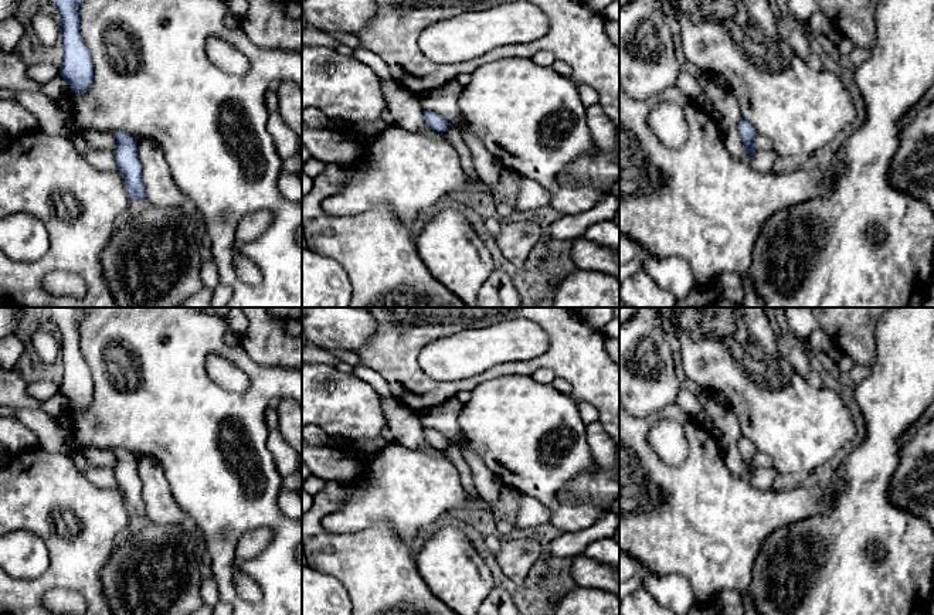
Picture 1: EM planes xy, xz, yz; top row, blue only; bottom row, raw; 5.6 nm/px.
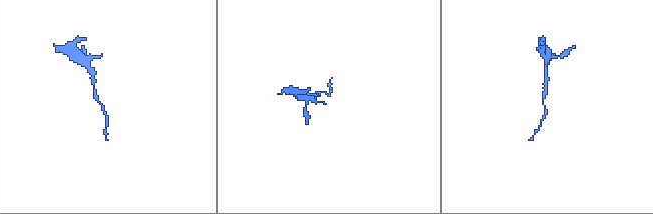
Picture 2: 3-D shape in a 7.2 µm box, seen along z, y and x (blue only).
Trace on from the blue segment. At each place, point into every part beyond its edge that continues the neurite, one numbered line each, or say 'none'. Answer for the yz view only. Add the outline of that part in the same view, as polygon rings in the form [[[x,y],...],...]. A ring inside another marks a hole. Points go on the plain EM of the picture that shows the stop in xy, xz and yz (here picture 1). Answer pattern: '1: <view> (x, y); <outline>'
none

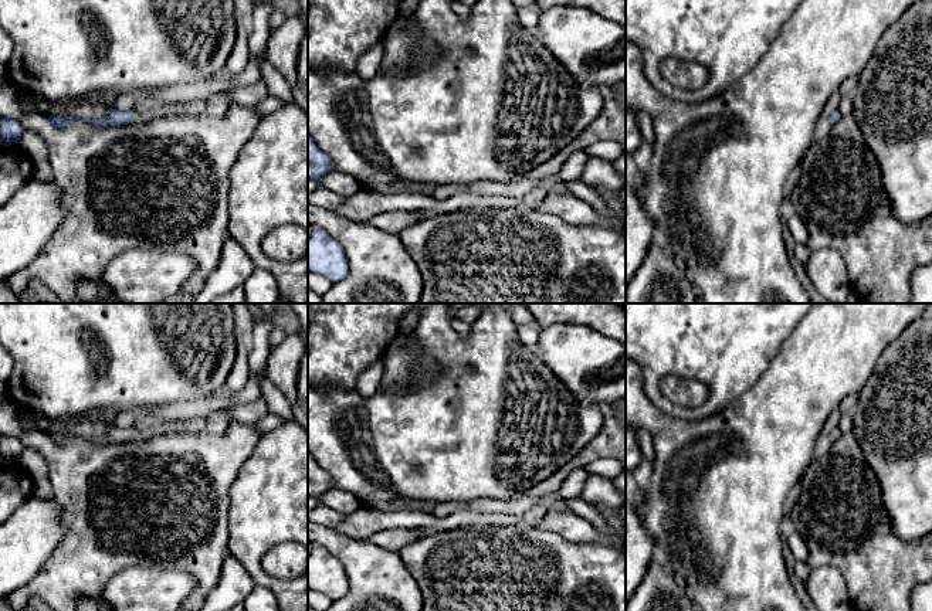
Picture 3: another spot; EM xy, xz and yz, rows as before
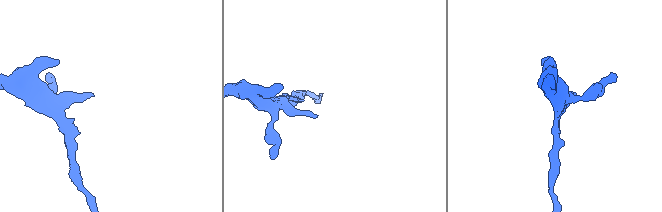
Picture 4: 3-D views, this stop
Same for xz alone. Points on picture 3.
none

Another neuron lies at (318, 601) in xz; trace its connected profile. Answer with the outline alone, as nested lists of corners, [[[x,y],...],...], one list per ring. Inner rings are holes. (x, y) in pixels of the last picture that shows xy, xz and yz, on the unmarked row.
[[[308,590],[308,604],[315,610],[315,611],[325,611],[331,607],[332,598],[328,597],[326,594],[318,593]]]

